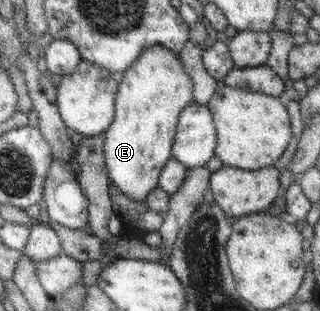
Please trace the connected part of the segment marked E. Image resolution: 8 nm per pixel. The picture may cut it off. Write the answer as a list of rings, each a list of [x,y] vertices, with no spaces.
[[[149,46],[123,72],[123,79],[115,97],[115,117],[112,125],[103,133],[103,157],[108,180],[115,184],[127,198],[144,202],[149,190],[157,186],[161,168],[172,158],[172,145],[181,110],[192,101],[192,87],[179,54],[173,54],[165,46]]]

